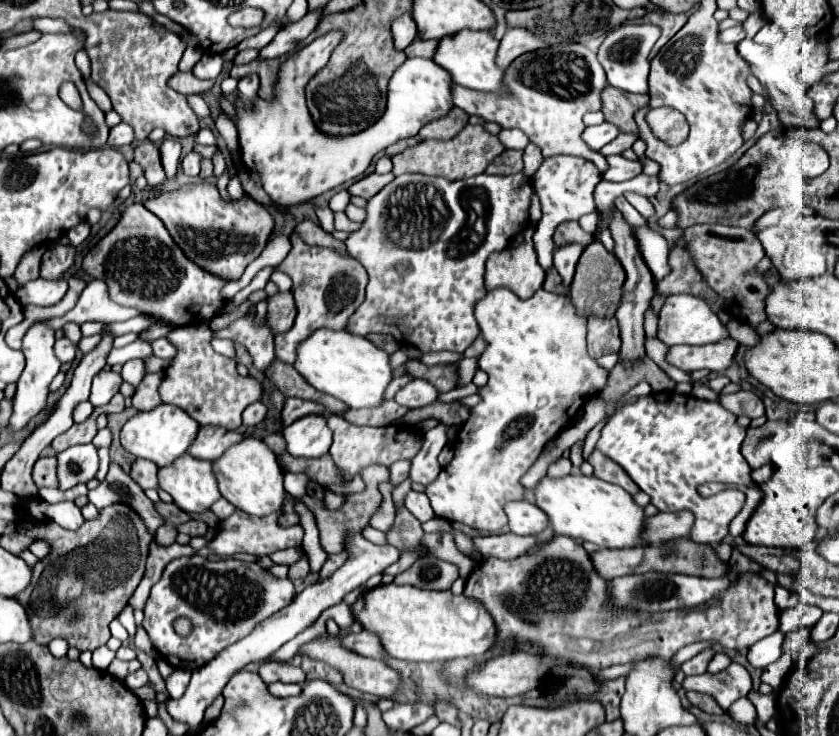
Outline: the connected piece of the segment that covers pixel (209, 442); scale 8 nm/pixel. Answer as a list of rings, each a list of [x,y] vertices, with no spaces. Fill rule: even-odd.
[[[202,426],[200,434],[196,434],[196,442],[188,448],[188,454],[198,460],[216,460],[224,454],[224,450],[232,444],[238,444],[244,436],[232,430],[224,430],[222,426]]]

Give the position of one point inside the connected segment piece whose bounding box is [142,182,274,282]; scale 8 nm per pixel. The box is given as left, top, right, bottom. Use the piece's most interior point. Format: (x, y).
(222, 236)

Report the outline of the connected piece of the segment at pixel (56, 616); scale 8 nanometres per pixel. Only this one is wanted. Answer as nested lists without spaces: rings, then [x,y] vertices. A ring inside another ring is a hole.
[[[112,504],[100,510],[96,522],[86,522],[86,526],[78,532],[56,526],[50,520],[22,522],[18,524],[18,532],[26,534],[32,540],[44,540],[50,544],[50,554],[32,566],[32,582],[28,584],[28,590],[24,590],[24,594],[16,594],[16,600],[28,614],[28,622],[34,634],[32,640],[36,640],[38,644],[48,644],[52,638],[64,638],[80,652],[104,646],[110,638],[108,624],[122,612],[140,578],[144,576],[144,564],[152,536],[142,524],[140,516],[126,504]],[[106,512],[112,512],[112,520],[124,518],[124,522],[118,524],[118,534],[110,534],[110,540],[106,544],[100,544],[100,548],[104,548],[100,552],[78,550],[80,546],[94,542],[102,534],[100,530],[106,528]],[[72,586],[78,586],[82,590],[78,598],[68,598],[68,592],[58,598],[58,590],[72,590]]]

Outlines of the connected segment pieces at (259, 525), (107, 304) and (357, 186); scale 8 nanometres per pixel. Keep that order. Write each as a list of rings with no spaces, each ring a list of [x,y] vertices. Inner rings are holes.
[[[234,510],[232,516],[228,516],[226,520],[222,520],[218,524],[216,536],[210,542],[208,548],[212,548],[216,552],[218,558],[222,556],[232,556],[236,552],[248,552],[248,554],[272,554],[276,550],[284,550],[290,546],[300,546],[302,538],[304,538],[304,528],[302,526],[292,526],[292,528],[282,528],[278,526],[278,516],[284,510],[278,510],[278,514],[268,514],[268,516],[250,516],[242,510]]]
[[[92,280],[84,288],[78,304],[64,316],[48,320],[48,324],[54,330],[60,330],[68,322],[76,322],[78,326],[84,322],[94,322],[94,320],[122,322],[122,320],[128,320],[138,314],[140,312],[136,308],[126,308],[126,306],[112,302],[112,298],[108,296],[108,286],[104,286],[104,282],[100,282],[100,280]]]
[[[370,174],[370,176],[364,176],[360,180],[356,180],[352,186],[348,186],[348,192],[352,196],[362,196],[362,198],[372,198],[374,194],[378,194],[388,182],[394,180],[394,174]]]

